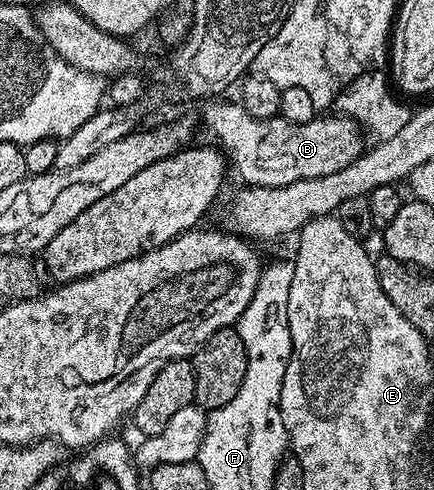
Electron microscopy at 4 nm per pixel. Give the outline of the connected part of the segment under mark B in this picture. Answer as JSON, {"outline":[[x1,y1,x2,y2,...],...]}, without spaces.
{"outline":[[213,100,209,107,205,110,205,126,213,133,212,141,219,144,223,151,228,165,237,169,237,174,242,179,240,180,247,186,282,186,283,184,295,184,295,180,309,180,318,178,319,176,331,176,331,172,339,172,343,168,347,168,347,164,351,164,363,153,363,145,361,146,361,134,363,135,362,127,353,118,344,116,336,116,337,118,325,118,329,116,318,116,311,119,307,124,291,124,286,118,274,116,272,118,256,118,251,116,251,112,247,112,242,108,240,101,221,102,225,100]]}

